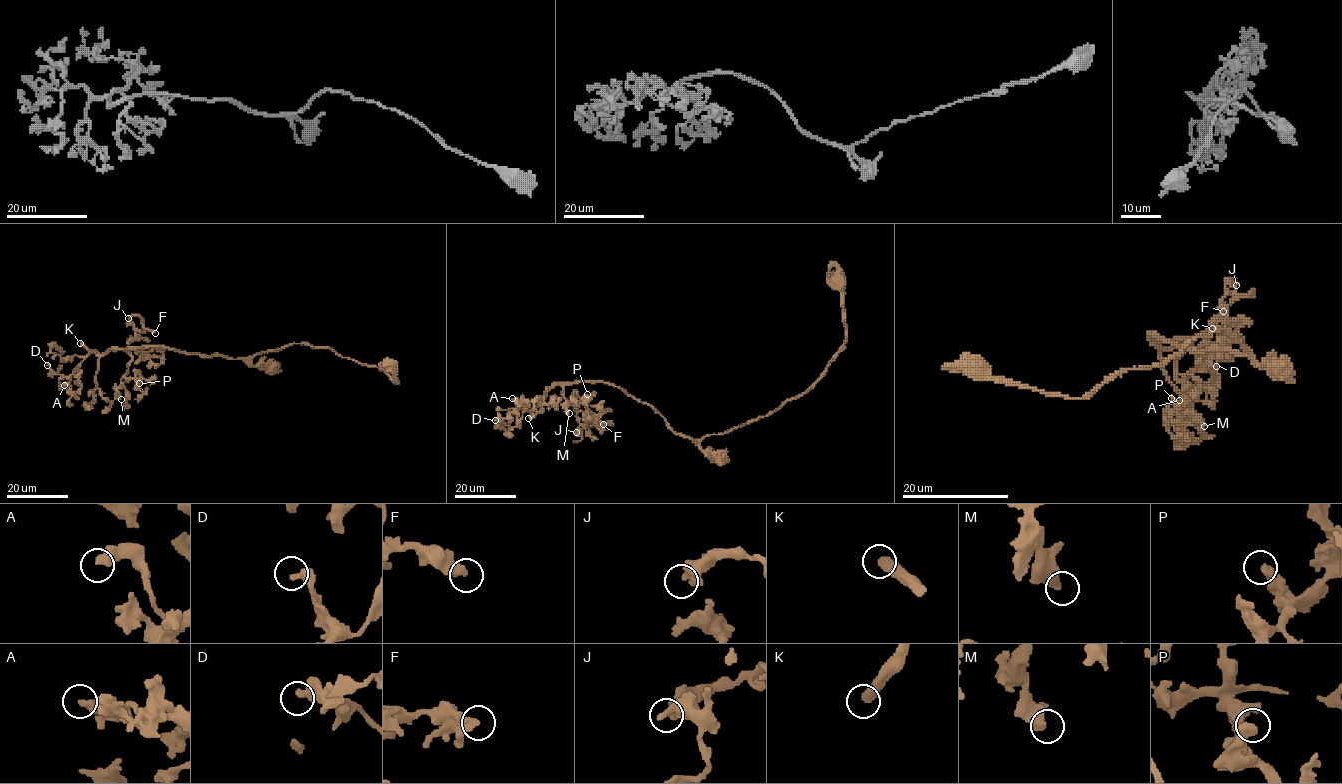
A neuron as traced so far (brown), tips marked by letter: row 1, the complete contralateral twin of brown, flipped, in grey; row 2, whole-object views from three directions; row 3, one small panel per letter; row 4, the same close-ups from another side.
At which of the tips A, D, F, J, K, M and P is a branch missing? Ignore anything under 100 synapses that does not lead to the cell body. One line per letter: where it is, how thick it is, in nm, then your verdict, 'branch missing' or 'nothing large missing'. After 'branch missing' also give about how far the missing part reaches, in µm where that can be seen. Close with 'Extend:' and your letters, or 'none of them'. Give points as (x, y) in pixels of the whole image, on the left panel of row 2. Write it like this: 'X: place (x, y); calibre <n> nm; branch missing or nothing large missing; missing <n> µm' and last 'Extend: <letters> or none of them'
A: place (64, 385); calibre 440 nm; nothing large missing
D: place (47, 365); calibre 480 nm; nothing large missing
F: place (155, 333); calibre 480 nm; nothing large missing
J: place (128, 318); calibre 600 nm; nothing large missing
K: place (80, 343); calibre 440 nm; branch missing; missing 25 µm
M: place (121, 399); calibre 480 nm; nothing large missing
P: place (139, 383); calibre 460 nm; nothing large missing
Extend: K

